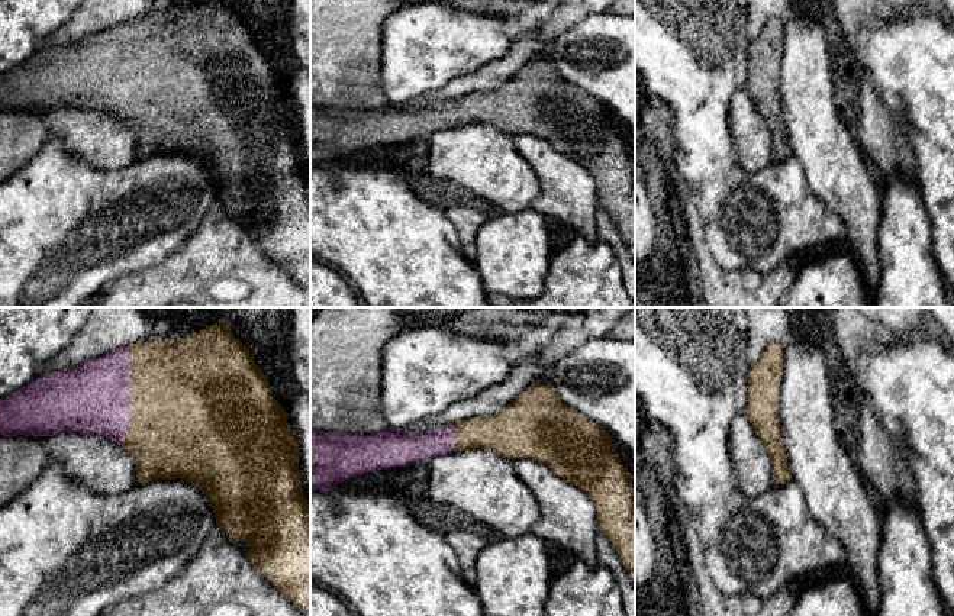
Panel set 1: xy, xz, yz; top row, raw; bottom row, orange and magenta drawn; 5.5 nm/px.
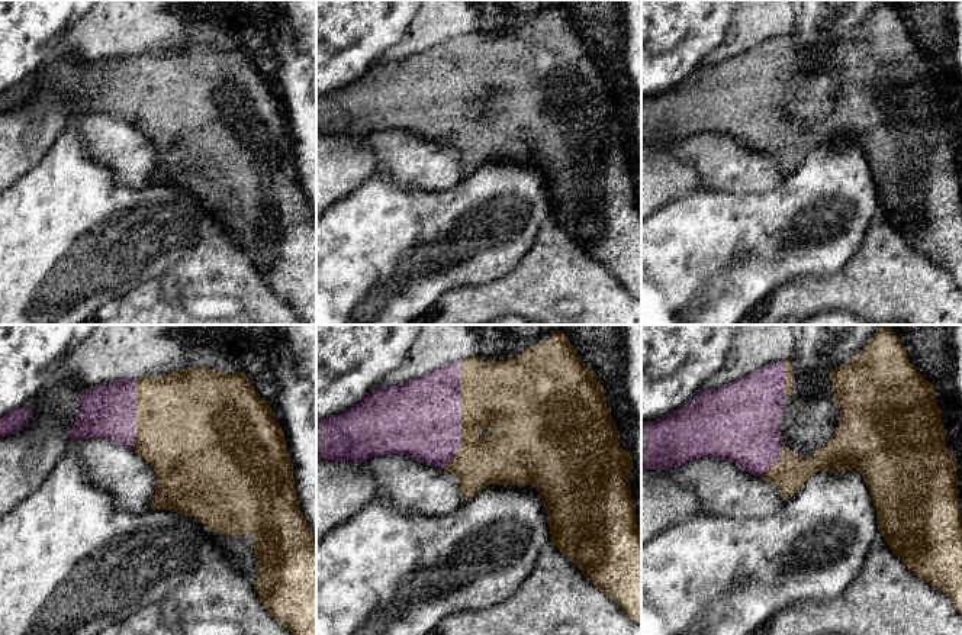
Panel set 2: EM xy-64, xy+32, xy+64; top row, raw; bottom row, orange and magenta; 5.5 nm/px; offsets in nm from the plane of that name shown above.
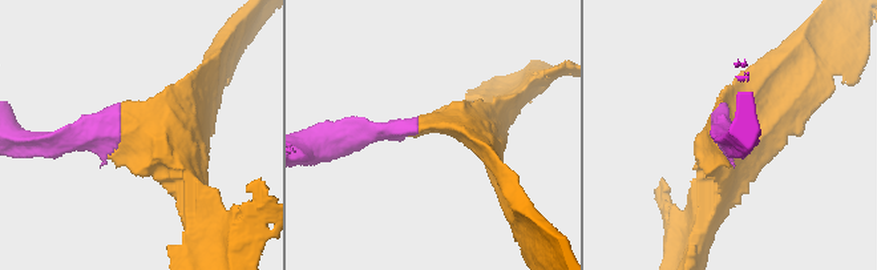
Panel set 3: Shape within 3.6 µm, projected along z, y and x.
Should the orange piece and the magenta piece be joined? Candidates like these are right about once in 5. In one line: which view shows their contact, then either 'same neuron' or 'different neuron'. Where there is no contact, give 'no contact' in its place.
xy | same neuron

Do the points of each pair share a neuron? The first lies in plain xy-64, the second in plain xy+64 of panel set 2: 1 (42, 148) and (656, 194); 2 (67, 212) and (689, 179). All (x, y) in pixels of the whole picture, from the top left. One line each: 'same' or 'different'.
1: same
2: different

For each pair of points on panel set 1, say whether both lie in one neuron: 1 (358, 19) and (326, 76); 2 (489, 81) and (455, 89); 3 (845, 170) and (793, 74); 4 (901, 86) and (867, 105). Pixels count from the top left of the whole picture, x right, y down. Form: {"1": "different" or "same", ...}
{"1": "same", "2": "same", "3": "same", "4": "different"}

